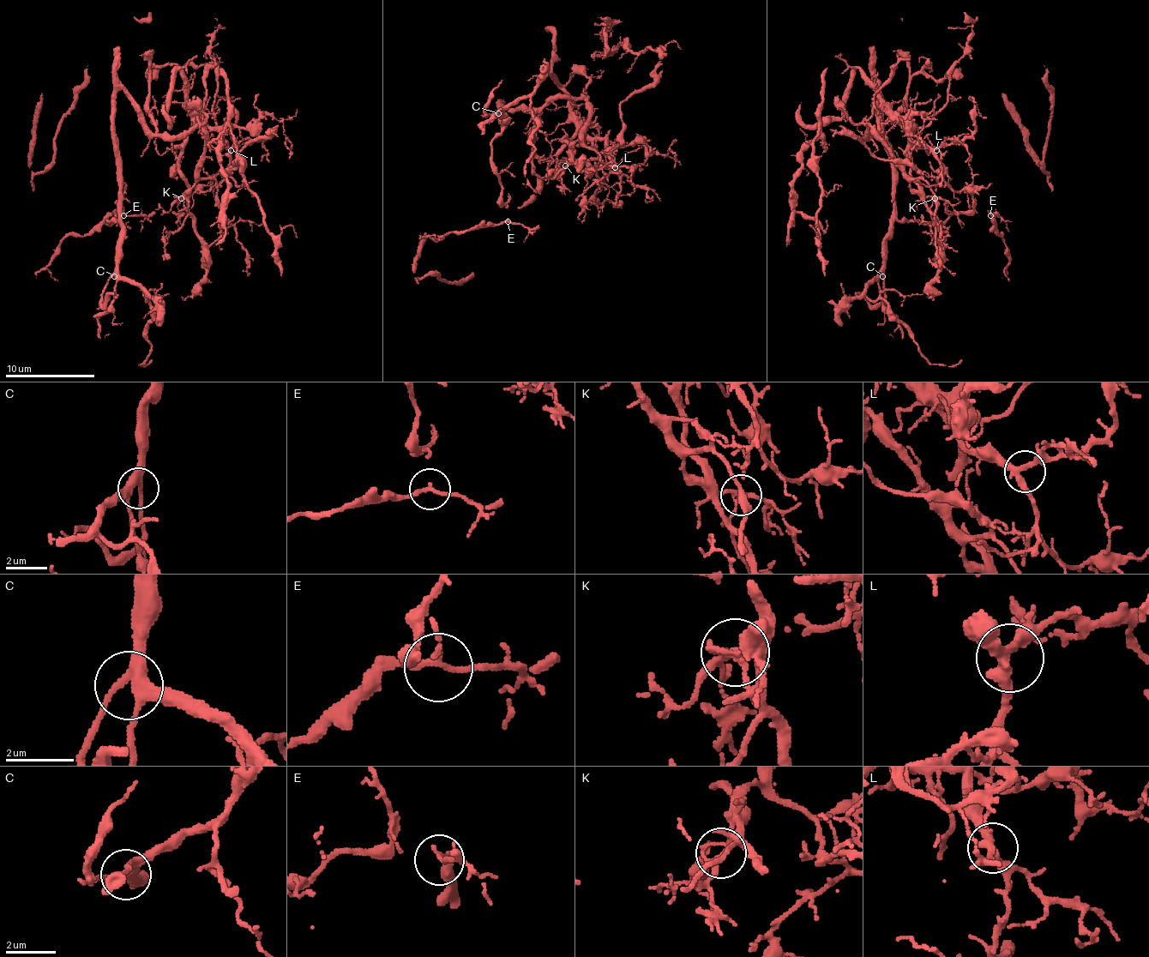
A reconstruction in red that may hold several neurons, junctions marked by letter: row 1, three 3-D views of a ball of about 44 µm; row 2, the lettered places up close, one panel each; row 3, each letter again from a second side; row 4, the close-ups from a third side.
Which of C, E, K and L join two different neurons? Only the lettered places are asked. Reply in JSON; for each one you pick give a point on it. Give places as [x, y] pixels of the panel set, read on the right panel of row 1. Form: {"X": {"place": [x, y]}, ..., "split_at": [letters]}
{"K": {"place": [935, 198]}, "split_at": ["K"]}

